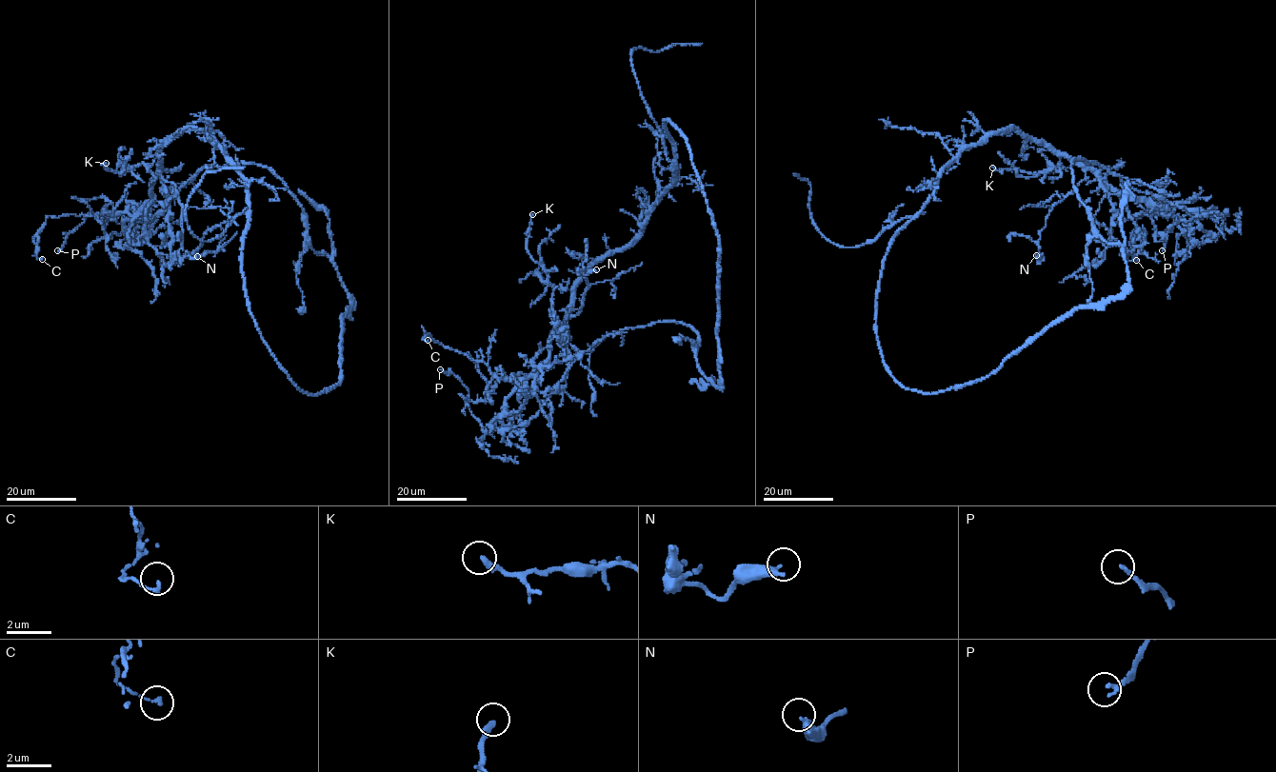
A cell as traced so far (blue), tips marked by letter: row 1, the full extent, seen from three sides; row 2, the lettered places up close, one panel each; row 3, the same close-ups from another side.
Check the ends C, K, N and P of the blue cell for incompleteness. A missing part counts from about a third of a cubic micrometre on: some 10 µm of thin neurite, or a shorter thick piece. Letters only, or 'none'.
none

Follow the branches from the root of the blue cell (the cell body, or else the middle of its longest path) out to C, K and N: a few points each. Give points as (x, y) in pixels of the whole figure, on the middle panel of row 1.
C: (628, 245), (583, 276), (549, 357), (524, 378), (498, 379), (483, 362), (428, 340)
K: (628, 245), (611, 250), (570, 289), (561, 288), (549, 283), (548, 272), (532, 259), (527, 248), (532, 214)
N: (628, 245), (583, 276), (568, 315), (581, 309), (587, 287), (578, 270), (587, 275), (596, 269)

